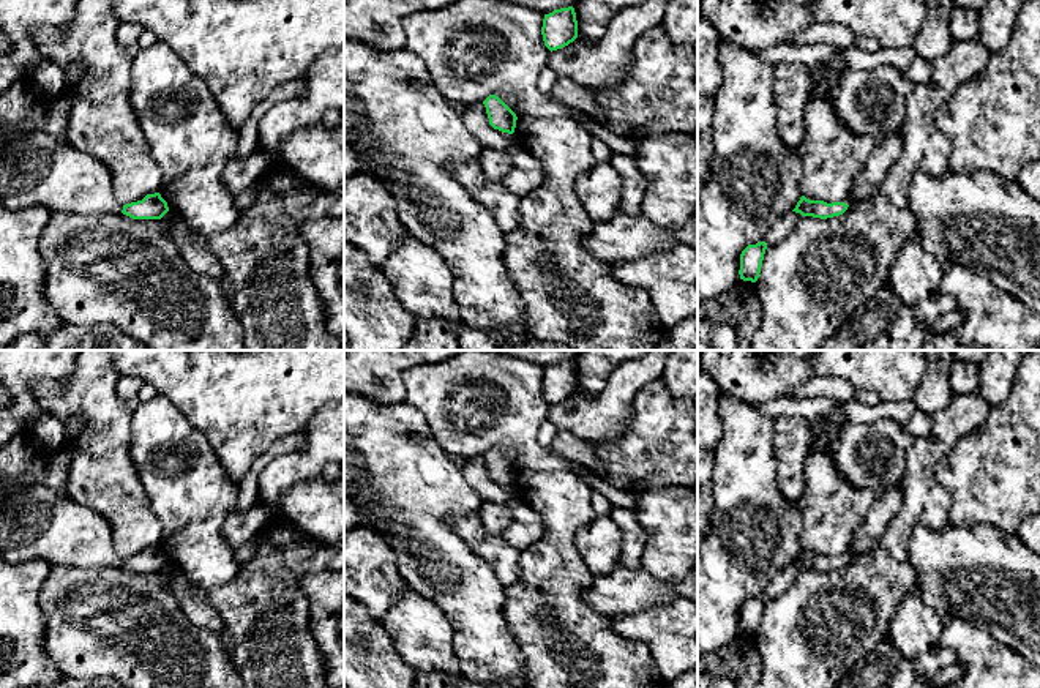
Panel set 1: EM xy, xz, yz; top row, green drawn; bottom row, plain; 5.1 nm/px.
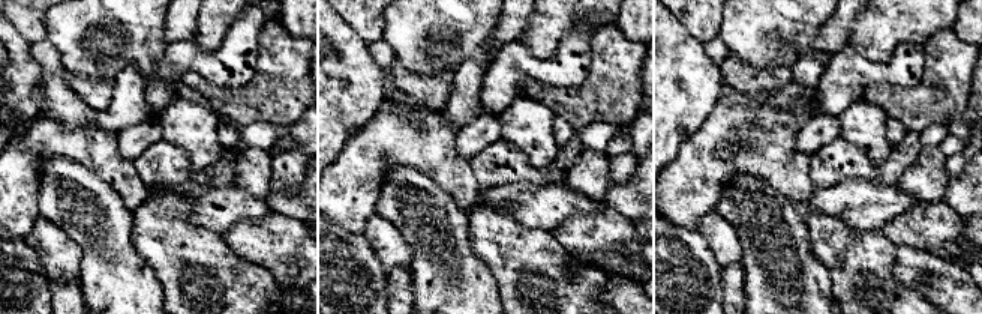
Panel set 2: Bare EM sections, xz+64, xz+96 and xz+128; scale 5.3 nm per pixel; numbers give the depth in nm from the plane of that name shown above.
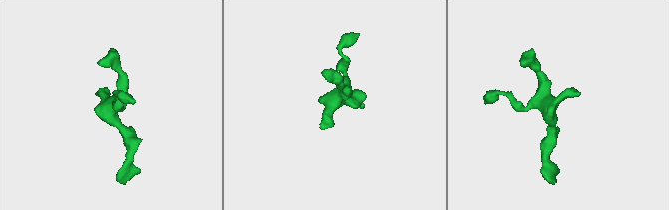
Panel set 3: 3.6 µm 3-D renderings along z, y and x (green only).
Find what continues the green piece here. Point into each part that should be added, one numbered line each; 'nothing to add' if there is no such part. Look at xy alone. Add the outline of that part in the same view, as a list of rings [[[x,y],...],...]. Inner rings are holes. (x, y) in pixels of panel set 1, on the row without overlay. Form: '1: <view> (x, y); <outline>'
1: xy (35, 523); [[[22,434],[0,447],[0,559],[8,563],[41,559],[51,565],[84,570],[122,566],[123,559],[115,552],[112,529],[99,513],[76,503],[66,492],[24,481],[39,448],[35,437]]]

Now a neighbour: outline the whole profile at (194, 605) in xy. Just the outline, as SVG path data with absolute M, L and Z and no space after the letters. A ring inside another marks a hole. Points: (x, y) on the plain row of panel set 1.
M169 563L161 574L167 578L167 584L175 598L180 601L180 608L186 619L200 628L219 633L224 645L230 647L232 641L226 633L226 623L218 611L208 603L207 592L199 589L188 592L185 584L175 574L172 563Z

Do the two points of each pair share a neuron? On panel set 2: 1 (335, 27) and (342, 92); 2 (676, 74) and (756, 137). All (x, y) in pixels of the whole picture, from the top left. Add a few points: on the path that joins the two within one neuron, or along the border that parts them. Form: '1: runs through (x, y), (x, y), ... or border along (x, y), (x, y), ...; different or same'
1: runs through (344, 44), (342, 75); same
2: border along (726, 87), (709, 114), (693, 132); different

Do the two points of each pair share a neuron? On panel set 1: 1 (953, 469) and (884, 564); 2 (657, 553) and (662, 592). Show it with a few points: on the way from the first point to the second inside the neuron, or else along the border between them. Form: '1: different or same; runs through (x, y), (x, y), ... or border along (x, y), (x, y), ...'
1: different; border along (952, 448), (935, 469), (950, 497), (949, 521)
2: different; border along (641, 568), (668, 584)

